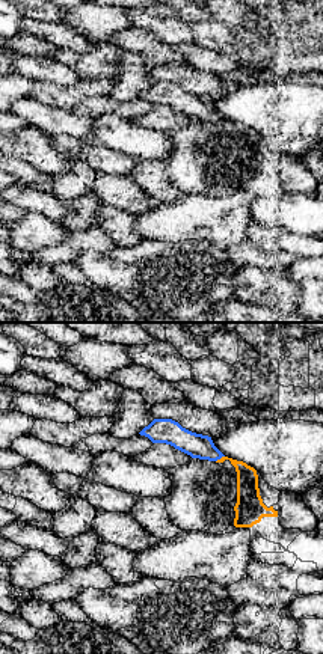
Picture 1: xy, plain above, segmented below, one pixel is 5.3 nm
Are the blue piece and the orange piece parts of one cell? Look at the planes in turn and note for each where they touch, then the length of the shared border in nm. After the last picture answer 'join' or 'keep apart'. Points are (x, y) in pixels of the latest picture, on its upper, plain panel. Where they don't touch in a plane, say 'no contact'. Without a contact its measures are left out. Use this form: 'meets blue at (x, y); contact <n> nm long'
meets blue at (219, 121); contact 60 nm long

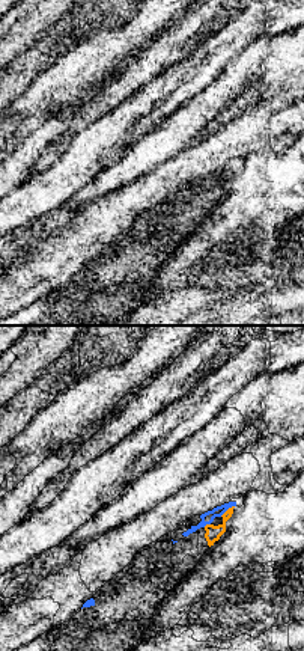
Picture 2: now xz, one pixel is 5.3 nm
meets blue at (226, 172); contact 100 nm long

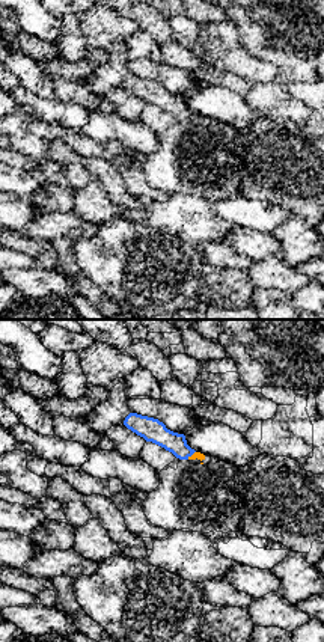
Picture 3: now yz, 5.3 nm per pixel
meets blue at (190, 118); contact 60 nm long

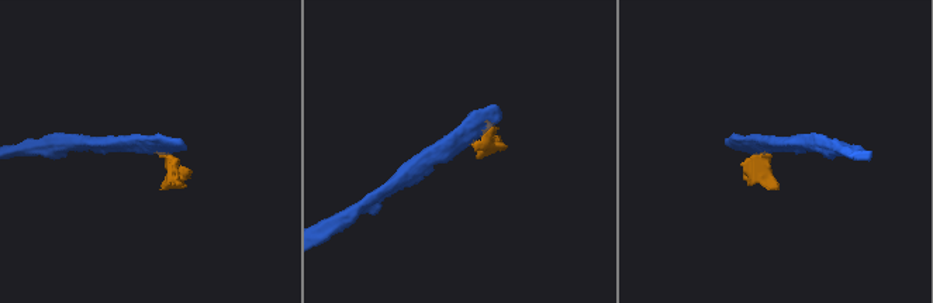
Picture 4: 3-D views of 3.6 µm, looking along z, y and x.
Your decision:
keep apart

